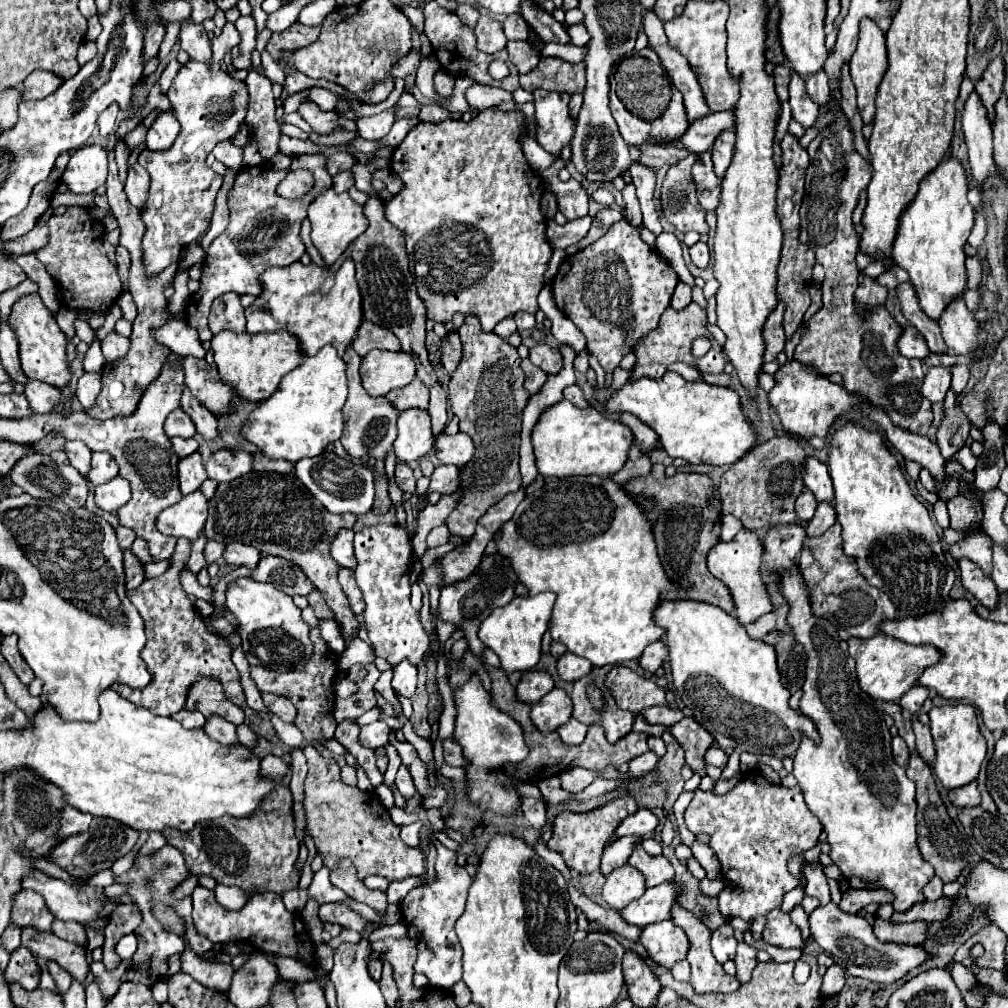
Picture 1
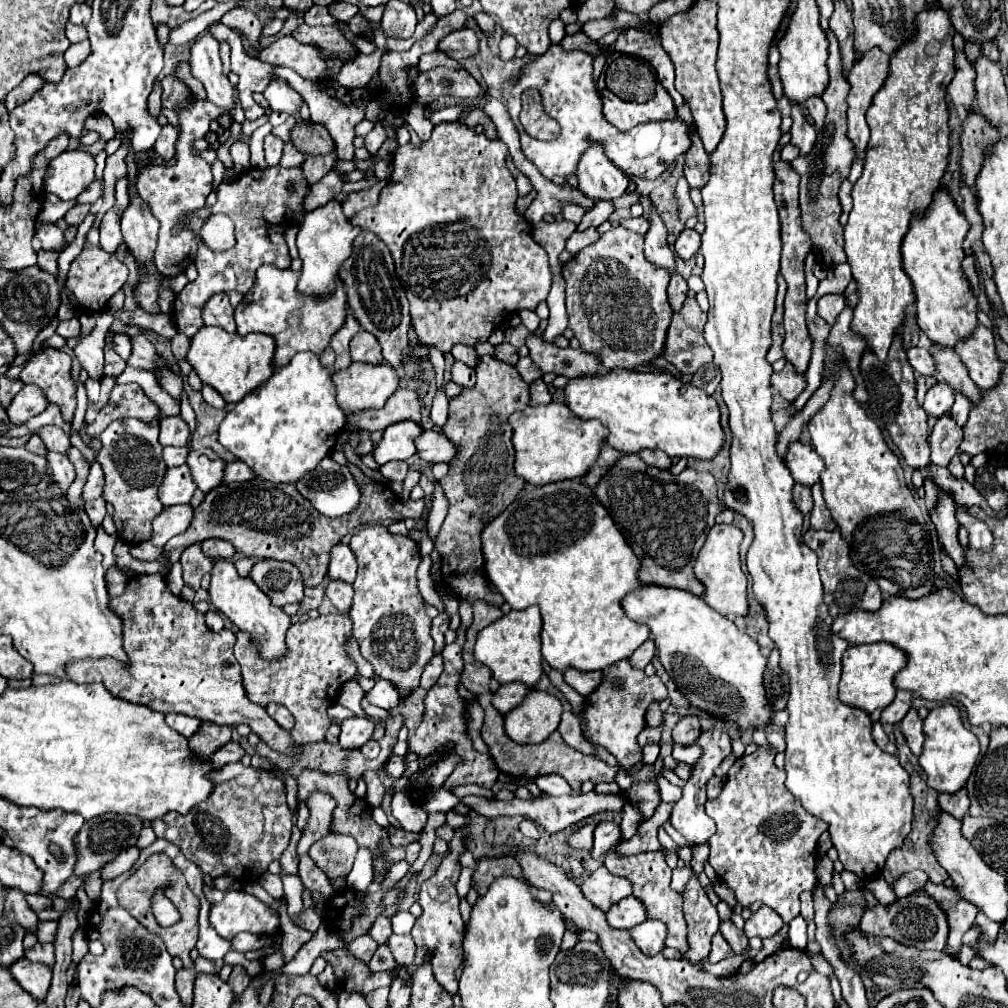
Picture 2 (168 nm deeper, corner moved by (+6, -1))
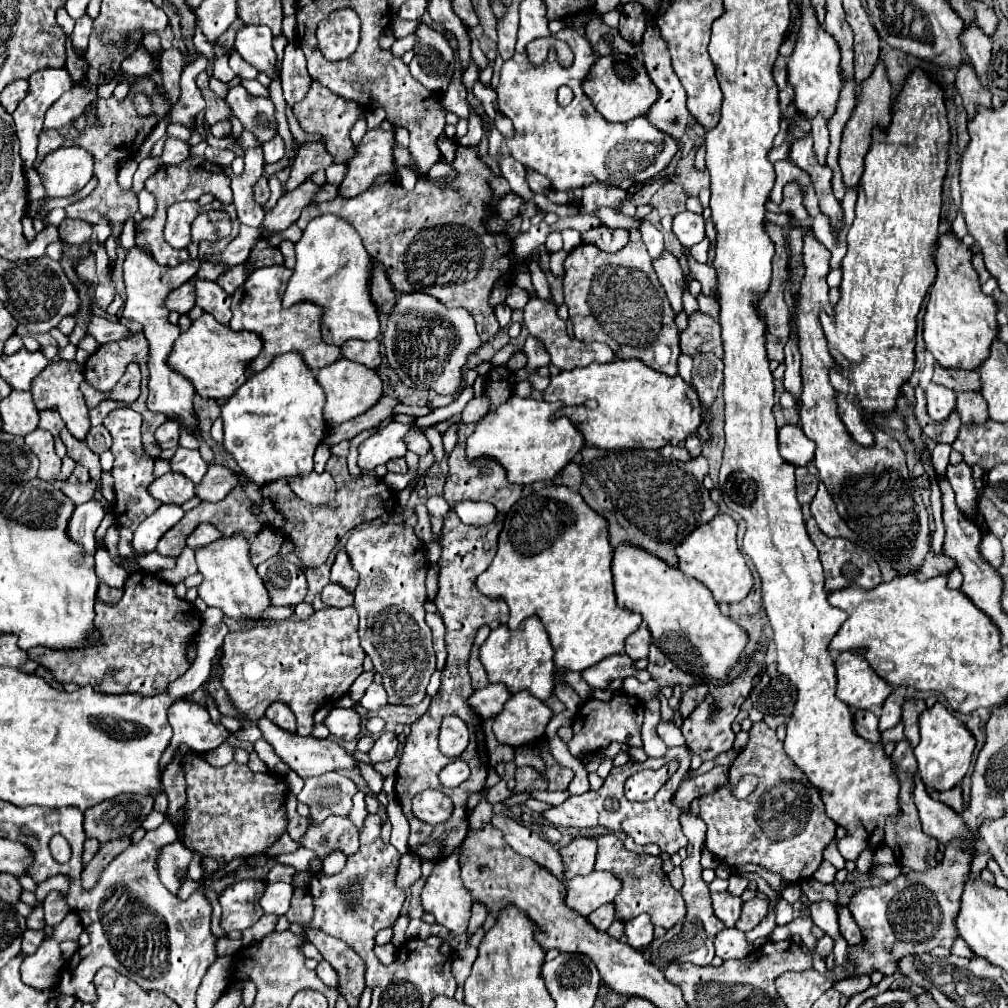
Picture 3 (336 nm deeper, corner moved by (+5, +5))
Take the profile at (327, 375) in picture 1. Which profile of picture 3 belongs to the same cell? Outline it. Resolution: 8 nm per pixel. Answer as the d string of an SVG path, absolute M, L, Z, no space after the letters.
M296 351L278 355L264 371L254 373L222 405L224 447L230 451L242 473L254 483L272 483L280 477L310 475L314 451L326 433L326 393L312 369Z

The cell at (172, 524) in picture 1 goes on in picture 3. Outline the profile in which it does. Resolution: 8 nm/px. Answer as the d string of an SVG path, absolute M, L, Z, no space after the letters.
M162 505L154 515L150 515L146 521L142 521L138 525L138 529L134 531L132 547L138 553L154 551L156 543L160 541L160 537L170 527L174 527L182 517L184 517L184 509L180 505Z

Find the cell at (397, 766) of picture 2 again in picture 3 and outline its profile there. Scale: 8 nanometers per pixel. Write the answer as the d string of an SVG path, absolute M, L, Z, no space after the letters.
M382 733L380 739L376 739L374 747L370 749L370 761L372 763L382 763L382 761L390 761L396 755L396 747L398 747L398 739L394 733Z

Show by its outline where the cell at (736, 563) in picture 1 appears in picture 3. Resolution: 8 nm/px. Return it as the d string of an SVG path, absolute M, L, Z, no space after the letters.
M718 513L712 521L694 529L676 549L678 569L684 575L704 583L712 591L718 603L728 603L728 605L742 601L754 585L752 573L746 567L744 555L738 551L738 545L736 545L736 529L738 529L736 521L730 515Z

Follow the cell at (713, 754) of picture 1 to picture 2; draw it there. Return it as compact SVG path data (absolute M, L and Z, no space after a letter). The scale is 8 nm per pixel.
M673 745L673 757L681 763L689 763L693 765L699 759L699 745Z

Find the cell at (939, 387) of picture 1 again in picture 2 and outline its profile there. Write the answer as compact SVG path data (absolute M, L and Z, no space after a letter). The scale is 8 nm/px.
M935 383L927 391L925 403L923 403L927 415L931 415L935 419L943 417L951 409L951 405L953 405L953 389L949 385L945 385L945 383Z

